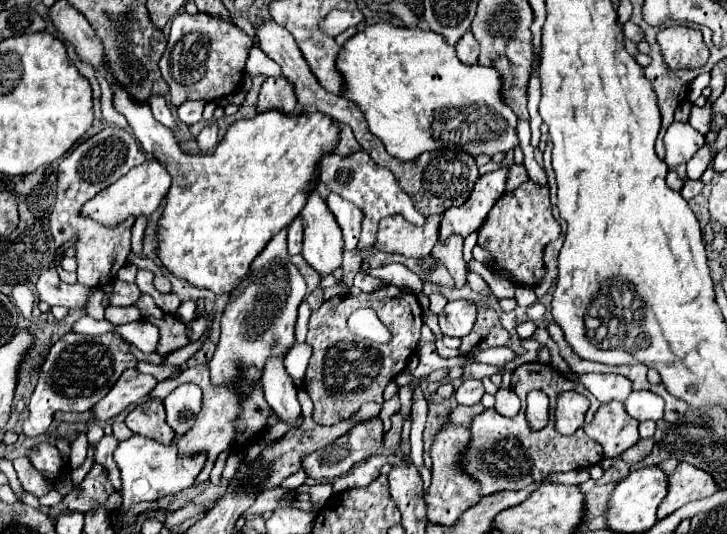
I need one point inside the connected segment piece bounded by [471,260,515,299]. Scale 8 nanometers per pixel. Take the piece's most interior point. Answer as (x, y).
(502, 288)

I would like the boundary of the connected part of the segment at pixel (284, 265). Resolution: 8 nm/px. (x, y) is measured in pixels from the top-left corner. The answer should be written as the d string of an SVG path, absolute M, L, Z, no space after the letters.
M283 228L251 264L251 276L243 280L243 288L229 296L221 318L221 340L209 364L211 382L241 382L241 366L263 368L275 352L287 354L295 342L297 308L305 290L305 280L287 254L287 228Z

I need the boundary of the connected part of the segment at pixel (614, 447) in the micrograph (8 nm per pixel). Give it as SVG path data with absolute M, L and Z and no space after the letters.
M609 402L599 408L591 424L585 424L583 430L591 440L603 446L605 458L621 456L627 448L637 444L637 420L631 420L627 412L623 412L621 402Z

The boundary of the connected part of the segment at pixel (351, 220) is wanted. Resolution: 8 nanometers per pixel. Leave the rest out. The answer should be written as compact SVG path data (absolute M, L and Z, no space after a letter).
M329 194L327 198L329 202L329 210L335 214L337 224L343 230L343 240L345 240L345 250L355 250L357 242L359 242L359 234L361 234L361 222L363 222L363 212L347 202L345 198L337 196L337 194Z

